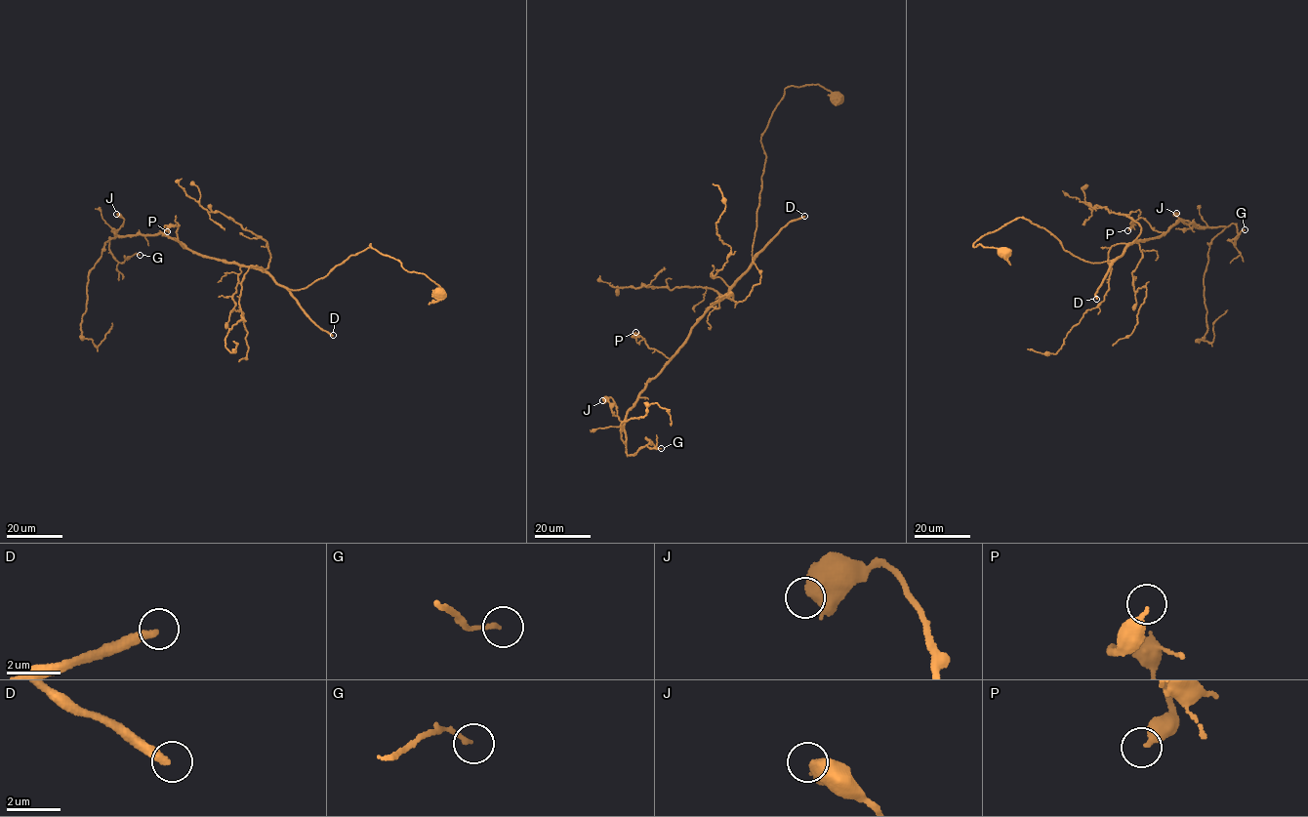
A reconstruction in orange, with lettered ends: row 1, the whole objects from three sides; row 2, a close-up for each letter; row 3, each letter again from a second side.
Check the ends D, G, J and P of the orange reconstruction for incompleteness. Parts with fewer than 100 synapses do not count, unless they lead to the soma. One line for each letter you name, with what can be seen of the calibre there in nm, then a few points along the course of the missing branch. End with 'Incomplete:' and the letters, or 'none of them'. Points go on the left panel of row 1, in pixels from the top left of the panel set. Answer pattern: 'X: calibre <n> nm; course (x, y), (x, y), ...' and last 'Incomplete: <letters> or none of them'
D: calibre 320 nm
Incomplete: D

